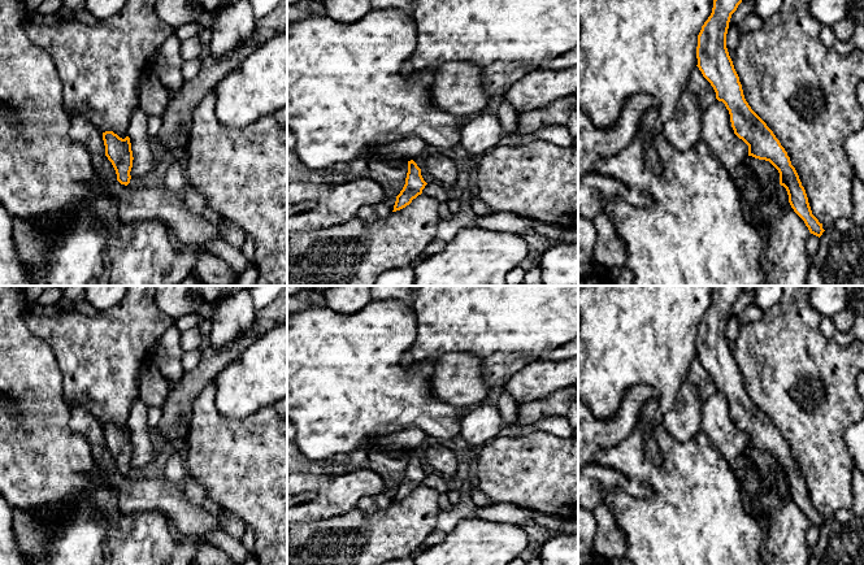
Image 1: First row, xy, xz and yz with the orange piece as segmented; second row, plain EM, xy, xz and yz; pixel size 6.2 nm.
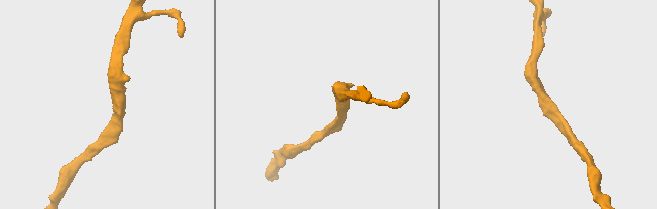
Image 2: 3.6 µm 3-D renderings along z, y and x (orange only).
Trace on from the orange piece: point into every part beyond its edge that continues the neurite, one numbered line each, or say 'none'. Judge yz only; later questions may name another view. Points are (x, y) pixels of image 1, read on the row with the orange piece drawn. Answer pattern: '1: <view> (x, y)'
none

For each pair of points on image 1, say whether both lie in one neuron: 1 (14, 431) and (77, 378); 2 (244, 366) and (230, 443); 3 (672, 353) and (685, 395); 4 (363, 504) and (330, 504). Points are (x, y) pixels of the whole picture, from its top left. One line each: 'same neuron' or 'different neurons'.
1: different neurons
2: different neurons
3: different neurons
4: different neurons

